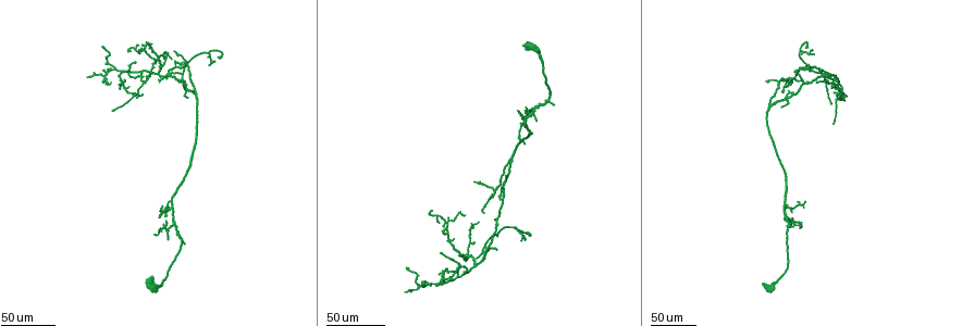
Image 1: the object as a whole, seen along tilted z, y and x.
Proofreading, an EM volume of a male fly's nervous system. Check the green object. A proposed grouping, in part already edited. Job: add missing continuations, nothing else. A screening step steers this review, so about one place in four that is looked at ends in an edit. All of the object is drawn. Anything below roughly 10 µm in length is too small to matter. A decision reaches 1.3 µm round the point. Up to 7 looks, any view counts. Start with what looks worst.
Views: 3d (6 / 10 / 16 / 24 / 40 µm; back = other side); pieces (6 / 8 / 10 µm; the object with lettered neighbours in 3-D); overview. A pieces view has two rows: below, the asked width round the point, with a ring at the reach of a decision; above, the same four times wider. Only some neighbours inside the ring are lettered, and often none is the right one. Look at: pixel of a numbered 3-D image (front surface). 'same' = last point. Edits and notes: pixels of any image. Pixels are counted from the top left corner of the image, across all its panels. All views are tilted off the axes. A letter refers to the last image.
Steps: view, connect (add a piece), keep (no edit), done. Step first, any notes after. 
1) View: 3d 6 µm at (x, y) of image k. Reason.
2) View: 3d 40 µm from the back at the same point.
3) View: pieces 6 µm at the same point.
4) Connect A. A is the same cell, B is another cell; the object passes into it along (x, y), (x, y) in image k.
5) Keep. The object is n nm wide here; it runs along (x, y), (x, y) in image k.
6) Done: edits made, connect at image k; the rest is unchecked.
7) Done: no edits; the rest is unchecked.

View: 3d 40 µm at (465, 274) of image 1. Branch stops here.

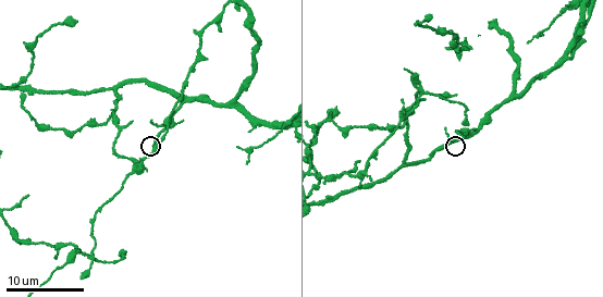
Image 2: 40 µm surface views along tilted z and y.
View: 3d 10 µm at (464, 135) of image 2.

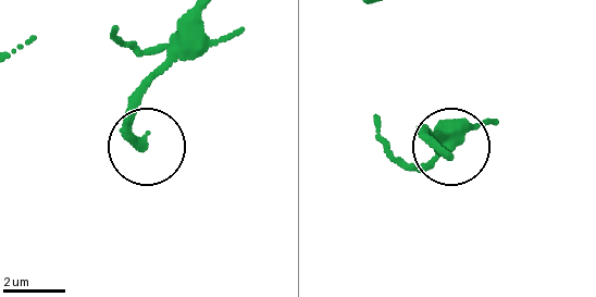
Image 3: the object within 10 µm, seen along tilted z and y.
View: pieces 10 µm at (143, 146) of image 3.

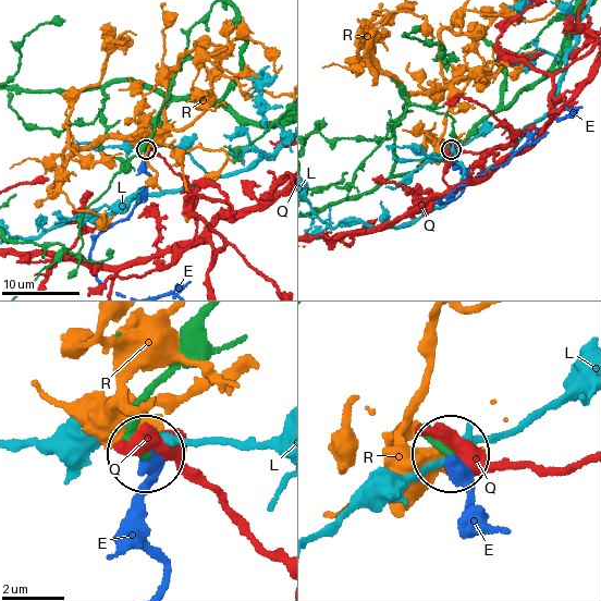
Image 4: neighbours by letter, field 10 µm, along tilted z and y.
Connect E. The object is 240 nm wide here; E is the same cell, L, Q and R are other cells; it goes on there.

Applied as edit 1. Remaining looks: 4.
View: 3d 24 µm at (820, 72) of image 1.

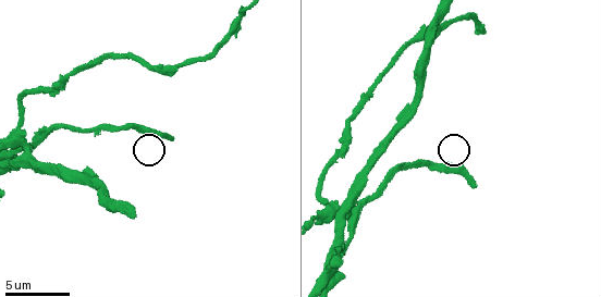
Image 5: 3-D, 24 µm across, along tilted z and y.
View: pieces 8 µm at (475, 185) of image 5. What lies round it.

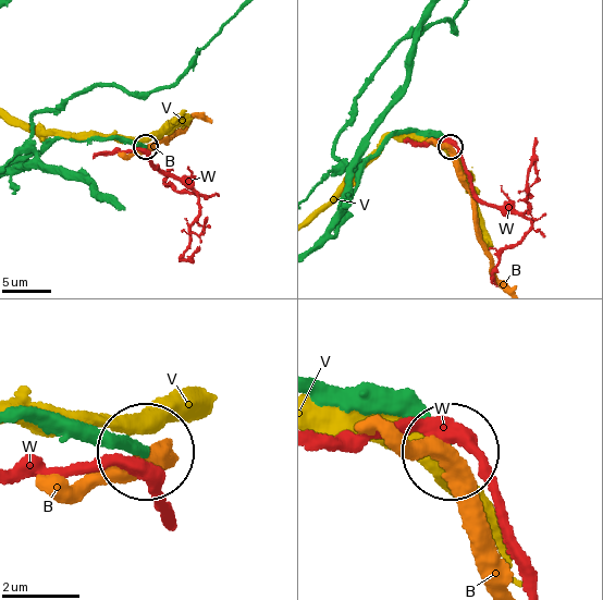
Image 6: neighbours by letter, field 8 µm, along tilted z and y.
Keep. The object is 250 nm wide here; B, V and W are other cells; it runs along (14, 420), (70, 426), (144, 452) in image 6; no lettered piece goes on from it.

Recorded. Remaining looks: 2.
View: 3d 40 µm at (184, 68) of image 1.

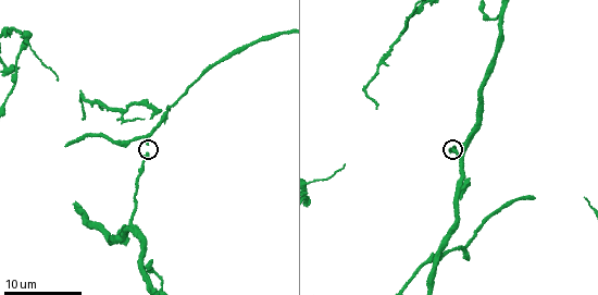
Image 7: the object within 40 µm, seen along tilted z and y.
View: pieces 6 µm at (148, 141) of image 7.

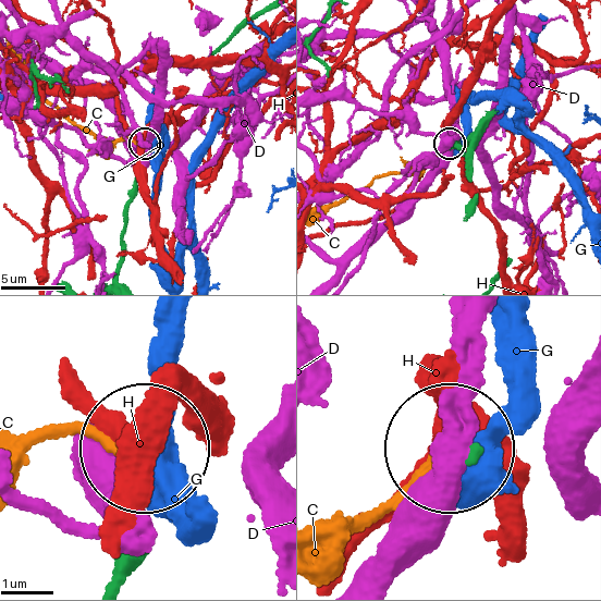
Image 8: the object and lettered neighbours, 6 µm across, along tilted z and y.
Keep. C, D, G and H are other cells; no lettered piece goes on from it.

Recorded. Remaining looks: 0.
Done: edits made, connect at image 4; the rest is unchecked.

